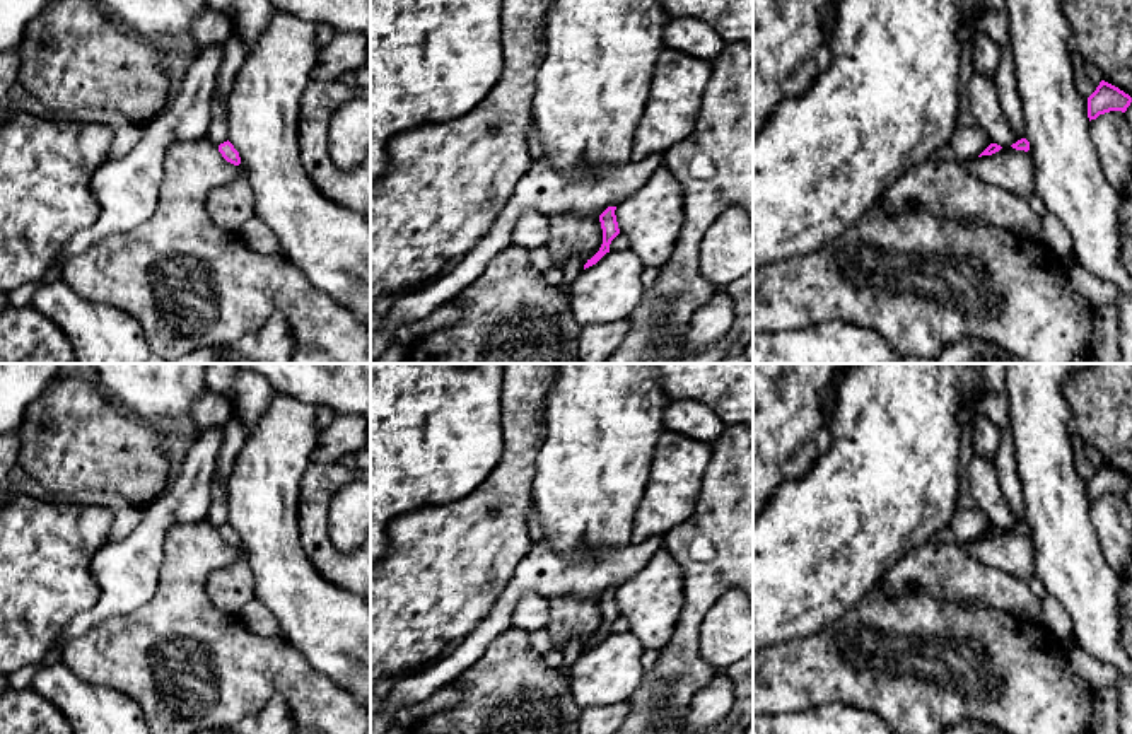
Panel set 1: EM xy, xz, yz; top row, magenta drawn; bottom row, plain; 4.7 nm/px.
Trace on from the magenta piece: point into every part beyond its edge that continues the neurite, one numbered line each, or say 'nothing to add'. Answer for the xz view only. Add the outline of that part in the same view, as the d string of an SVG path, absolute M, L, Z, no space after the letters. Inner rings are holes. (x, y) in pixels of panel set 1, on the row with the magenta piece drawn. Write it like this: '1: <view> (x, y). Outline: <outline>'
1: xz (446, 205). Outline: M504 0L504 70L499 84L470 113L410 128L388 142L386 172L371 181L371 302L384 295L394 295L396 300L384 314L379 333L394 335L401 326L425 319L434 309L456 299L511 244L514 224L522 212L540 212L548 218L560 213L599 217L662 167L662 154L654 154L642 162L604 166L586 176L562 176L541 157L529 155L528 133L536 79L546 53L545 20L551 3L553 0Z

